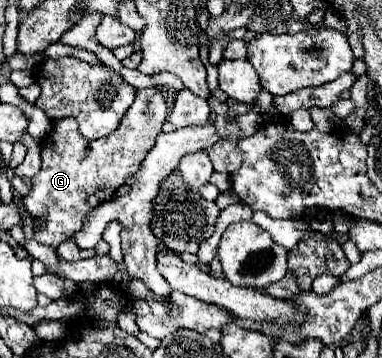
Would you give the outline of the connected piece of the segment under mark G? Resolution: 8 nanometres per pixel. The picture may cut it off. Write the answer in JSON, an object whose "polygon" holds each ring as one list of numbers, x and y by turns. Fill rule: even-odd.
{"polygon":[[157,86,137,90,135,102,129,106,119,128,93,142,77,132,77,122,73,118,57,120,41,146,43,166,31,180,31,192,23,198,25,208,37,220,33,238,57,248,63,240,69,240,75,232,79,232,89,212,105,204,105,200,111,200,117,188,139,170,141,160,149,154,155,138,163,132,161,126,165,120,167,106]]}

